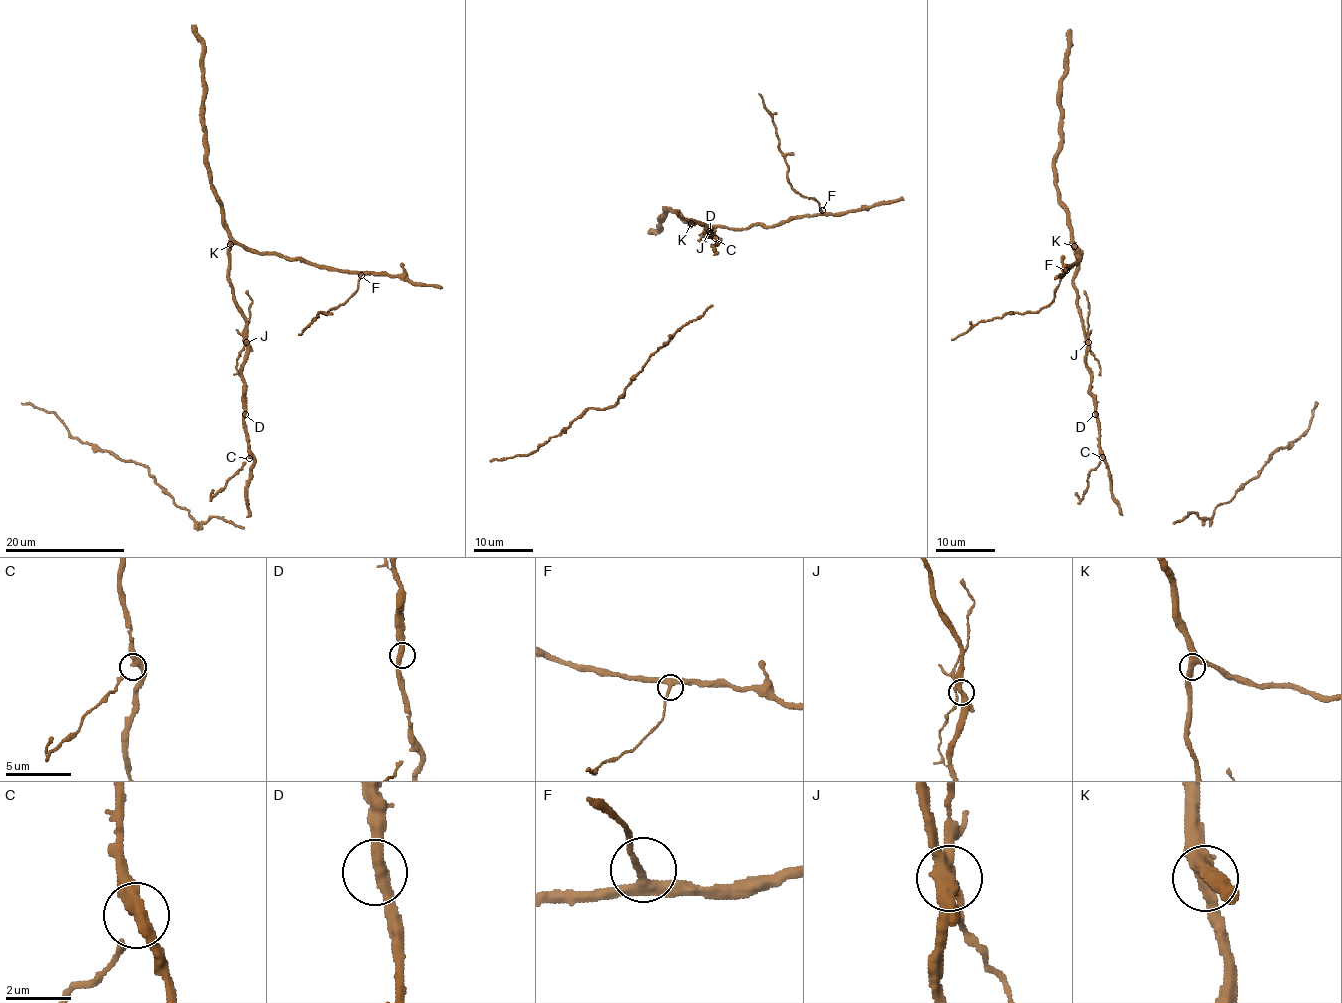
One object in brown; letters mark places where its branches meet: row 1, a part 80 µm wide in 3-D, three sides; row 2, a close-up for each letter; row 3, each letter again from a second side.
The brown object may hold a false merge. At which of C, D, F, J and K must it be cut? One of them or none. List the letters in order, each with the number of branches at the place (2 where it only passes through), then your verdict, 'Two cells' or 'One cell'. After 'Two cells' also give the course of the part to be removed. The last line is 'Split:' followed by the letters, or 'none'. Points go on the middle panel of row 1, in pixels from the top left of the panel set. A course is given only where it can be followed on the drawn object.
C: Branches: 3. One cell
D: Branches: 2. One cell
F: Branches: 3. One cell
J: Branches: 3. Two cells
K: Branches: 3. One cell
Split: J

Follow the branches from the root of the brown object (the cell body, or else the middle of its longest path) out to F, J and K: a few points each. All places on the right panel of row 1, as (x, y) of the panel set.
F: (1096, 414), (1086, 362), (1084, 326), (1074, 285), (1074, 244), (1081, 252), (1080, 259), (1066, 270)
J: (1096, 414), (1096, 398), (1090, 392), (1090, 369), (1086, 362), (1087, 342)
K: (1096, 414), (1096, 398), (1090, 392), (1090, 369), (1086, 362), (1084, 326), (1074, 285), (1076, 267), (1074, 246)

